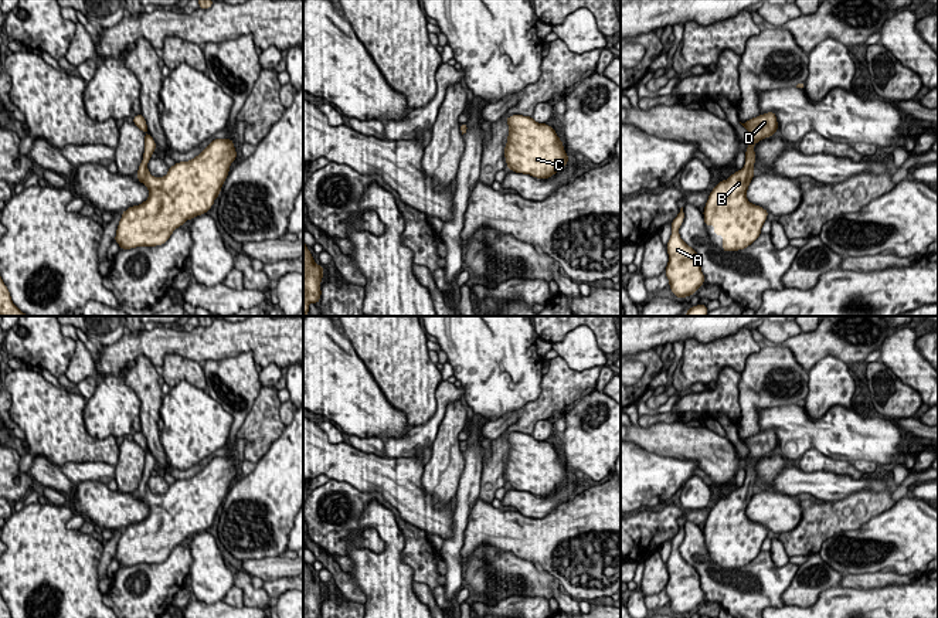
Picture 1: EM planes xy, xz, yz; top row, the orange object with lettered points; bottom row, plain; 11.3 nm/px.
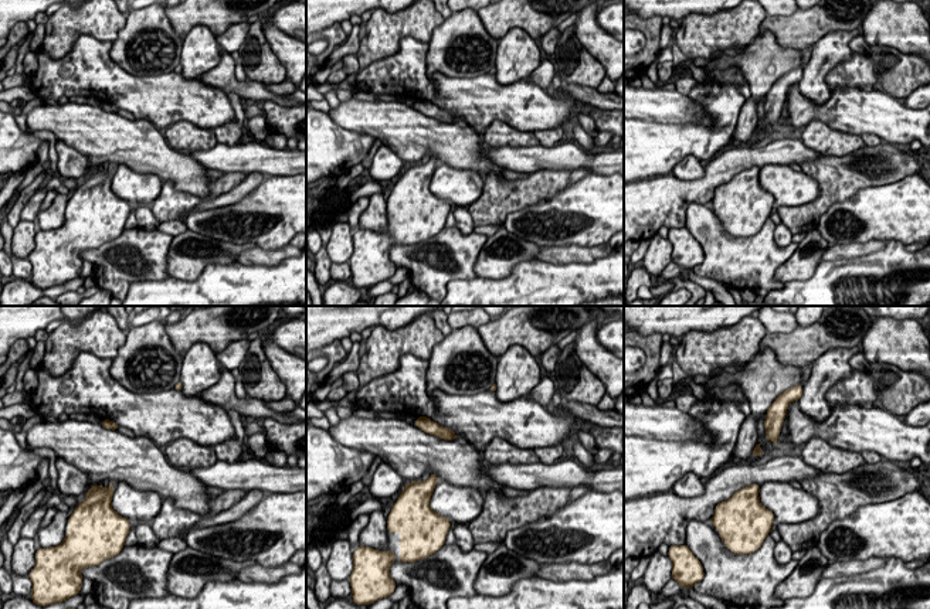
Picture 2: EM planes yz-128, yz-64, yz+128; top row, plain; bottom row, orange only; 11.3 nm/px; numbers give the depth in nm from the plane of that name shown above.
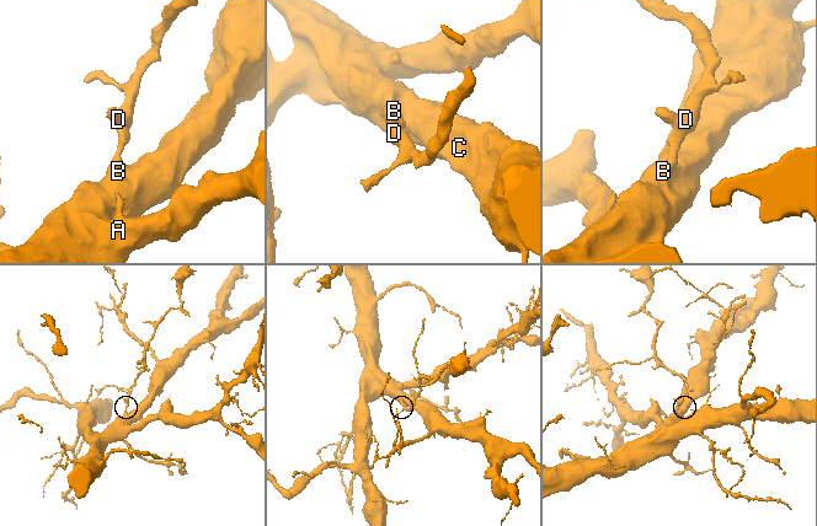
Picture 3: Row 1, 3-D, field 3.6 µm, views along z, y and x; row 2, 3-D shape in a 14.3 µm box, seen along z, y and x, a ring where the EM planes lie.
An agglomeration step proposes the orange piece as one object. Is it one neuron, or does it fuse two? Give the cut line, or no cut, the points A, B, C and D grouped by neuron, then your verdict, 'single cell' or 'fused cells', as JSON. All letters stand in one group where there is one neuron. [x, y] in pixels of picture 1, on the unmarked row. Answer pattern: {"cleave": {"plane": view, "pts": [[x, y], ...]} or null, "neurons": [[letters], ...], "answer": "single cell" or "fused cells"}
{"cleave": null, "neurons": [["A", "B", "C", "D"]], "answer": "single cell"}

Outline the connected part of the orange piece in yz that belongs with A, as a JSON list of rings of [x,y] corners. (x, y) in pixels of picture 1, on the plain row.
[[[682,524],[677,534],[672,539],[672,553],[666,563],[669,580],[665,587],[670,608],[679,617],[696,611],[704,601],[699,571],[680,556],[679,546],[683,537],[684,527]]]

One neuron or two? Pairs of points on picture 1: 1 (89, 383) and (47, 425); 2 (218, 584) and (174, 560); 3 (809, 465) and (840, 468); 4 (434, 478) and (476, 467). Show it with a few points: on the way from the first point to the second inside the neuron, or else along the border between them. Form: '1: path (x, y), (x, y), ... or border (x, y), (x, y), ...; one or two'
1: border (75, 390), (87, 400); two
2: border (190, 547), (191, 564), (187, 573); two
3: path (816, 465), (833, 465); one
4: border (464, 452), (464, 471), (454, 499); two

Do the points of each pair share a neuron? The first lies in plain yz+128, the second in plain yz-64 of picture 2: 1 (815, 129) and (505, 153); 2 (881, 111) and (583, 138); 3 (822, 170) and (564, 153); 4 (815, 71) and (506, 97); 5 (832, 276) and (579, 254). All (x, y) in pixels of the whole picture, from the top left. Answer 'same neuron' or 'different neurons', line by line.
1: different neurons
2: different neurons
3: different neurons
4: different neurons
5: different neurons

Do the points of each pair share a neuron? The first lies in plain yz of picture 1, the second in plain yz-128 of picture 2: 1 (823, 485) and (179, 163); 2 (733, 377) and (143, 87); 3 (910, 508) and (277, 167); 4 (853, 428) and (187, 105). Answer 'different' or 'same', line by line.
1: different
2: same
3: different
4: same

